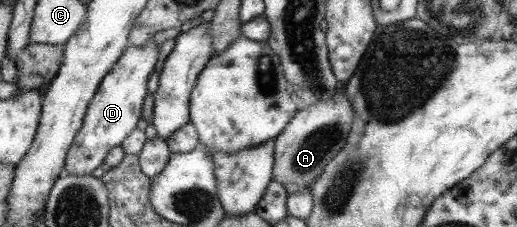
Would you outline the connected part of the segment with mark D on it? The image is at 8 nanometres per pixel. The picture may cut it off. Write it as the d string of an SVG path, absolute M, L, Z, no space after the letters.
M150 38L143 47L130 46L123 52L122 59L111 68L110 74L102 80L97 94L91 99L85 122L70 148L66 158L64 174L71 176L91 175L95 168L104 164L112 148L122 146L131 132L137 129L141 119L143 103L147 94L147 78L155 70L157 50Z

